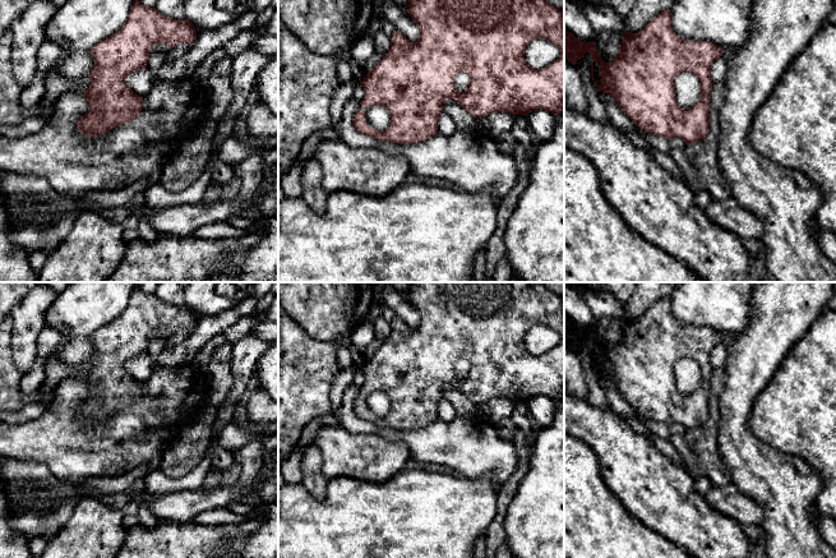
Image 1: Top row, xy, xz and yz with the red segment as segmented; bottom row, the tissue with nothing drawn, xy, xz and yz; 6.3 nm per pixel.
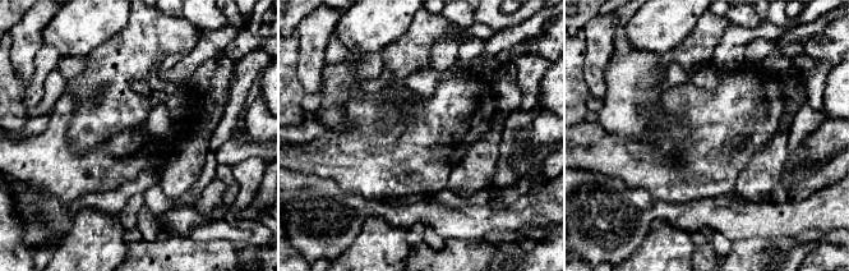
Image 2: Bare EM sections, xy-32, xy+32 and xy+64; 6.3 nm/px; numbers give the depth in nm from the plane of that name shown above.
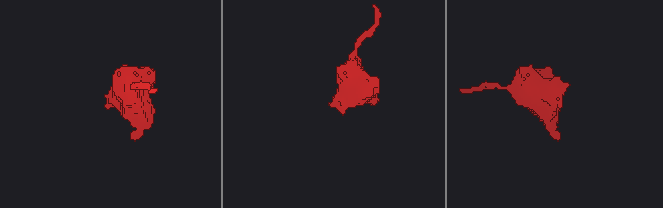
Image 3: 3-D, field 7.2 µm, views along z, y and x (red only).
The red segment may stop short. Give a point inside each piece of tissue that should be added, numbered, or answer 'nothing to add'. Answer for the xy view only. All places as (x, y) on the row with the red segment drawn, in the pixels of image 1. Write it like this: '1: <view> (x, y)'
nothing to add

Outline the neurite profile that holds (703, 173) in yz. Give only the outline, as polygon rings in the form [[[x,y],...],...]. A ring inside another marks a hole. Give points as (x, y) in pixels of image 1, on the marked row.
[[[716,83],[711,88],[708,107],[708,133],[693,144],[684,147],[689,167],[683,170],[685,181],[693,190],[705,189],[712,199],[724,200],[731,197],[730,181],[720,169],[720,134],[721,126],[717,116],[726,97],[725,84]]]

